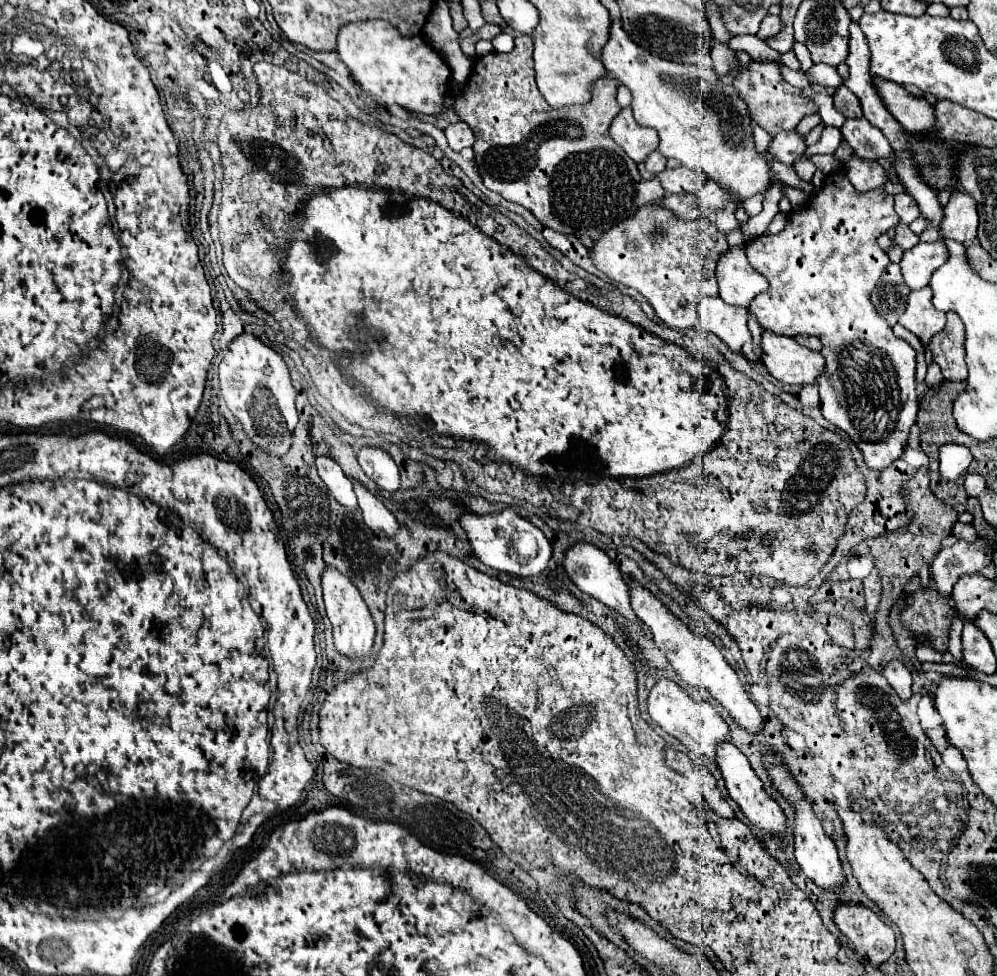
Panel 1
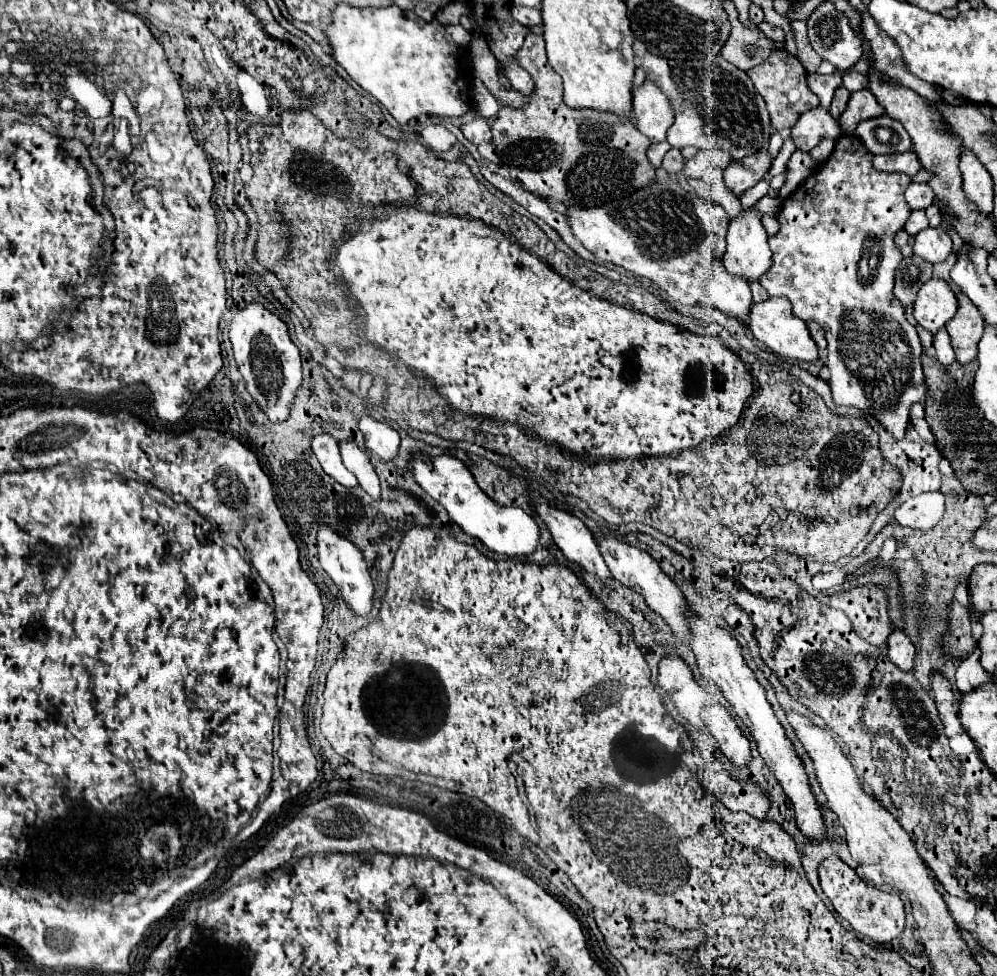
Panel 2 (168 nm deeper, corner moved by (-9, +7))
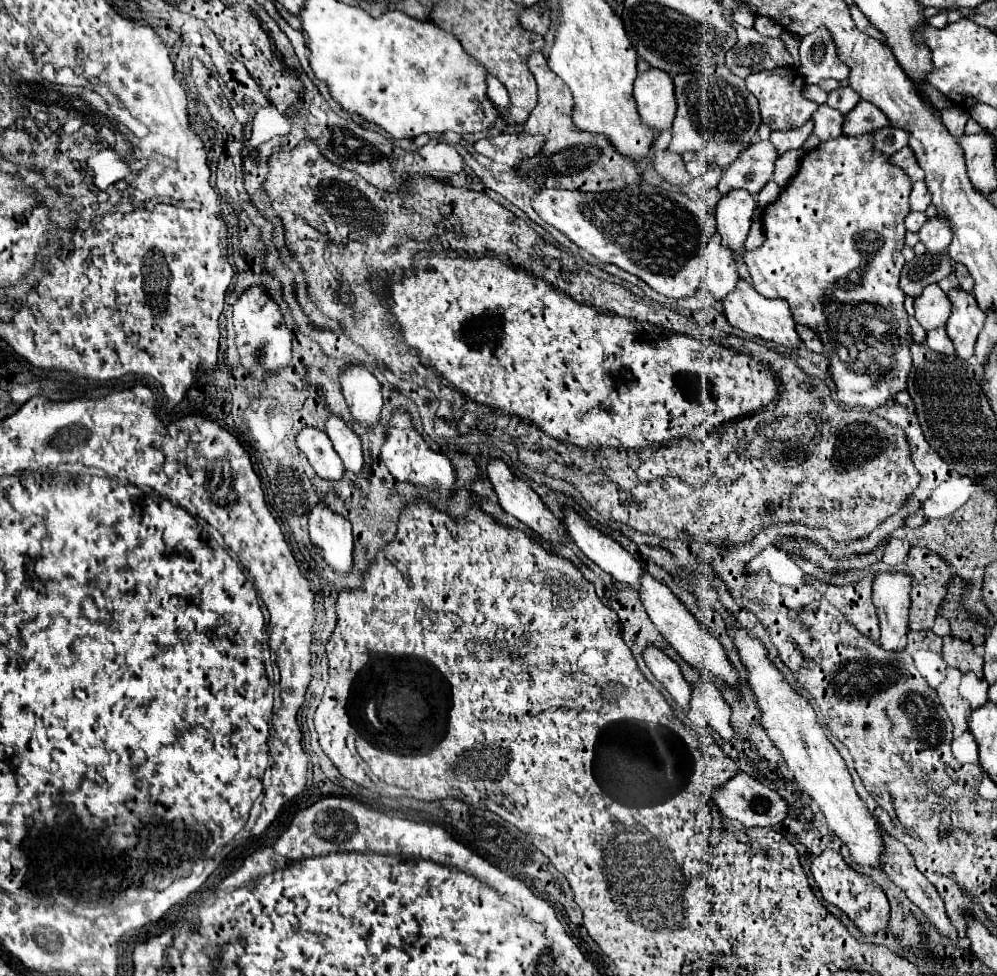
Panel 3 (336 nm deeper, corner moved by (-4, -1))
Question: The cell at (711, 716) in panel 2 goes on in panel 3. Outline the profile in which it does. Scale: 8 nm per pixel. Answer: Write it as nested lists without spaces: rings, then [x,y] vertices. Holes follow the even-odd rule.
[[[712,679],[698,681],[692,687],[690,695],[690,709],[688,719],[696,723],[698,727],[704,727],[710,723],[724,739],[732,739],[734,731],[730,727],[730,705],[724,701],[720,687]]]

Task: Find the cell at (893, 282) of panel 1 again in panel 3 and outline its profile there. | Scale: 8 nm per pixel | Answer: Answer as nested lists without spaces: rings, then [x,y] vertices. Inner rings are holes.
[[[946,249],[942,253],[924,253],[904,265],[900,275],[900,287],[906,295],[918,297],[918,293],[922,293],[926,285],[938,283],[940,279],[948,277],[952,269],[954,265]]]

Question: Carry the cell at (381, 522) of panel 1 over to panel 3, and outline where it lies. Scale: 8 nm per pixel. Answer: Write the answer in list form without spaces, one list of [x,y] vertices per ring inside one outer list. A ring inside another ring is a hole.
[[[328,415],[326,433],[334,443],[334,449],[340,455],[344,467],[352,473],[360,473],[362,471],[360,437],[350,429],[350,425],[346,425],[346,421],[340,415]]]

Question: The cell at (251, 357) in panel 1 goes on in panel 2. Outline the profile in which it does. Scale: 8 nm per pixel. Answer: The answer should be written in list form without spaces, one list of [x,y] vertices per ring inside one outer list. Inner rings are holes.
[[[251,303],[235,315],[229,337],[239,373],[245,379],[247,393],[253,397],[253,401],[271,423],[287,421],[297,389],[303,383],[299,349],[289,339],[287,325],[277,315],[269,313],[261,303]]]

